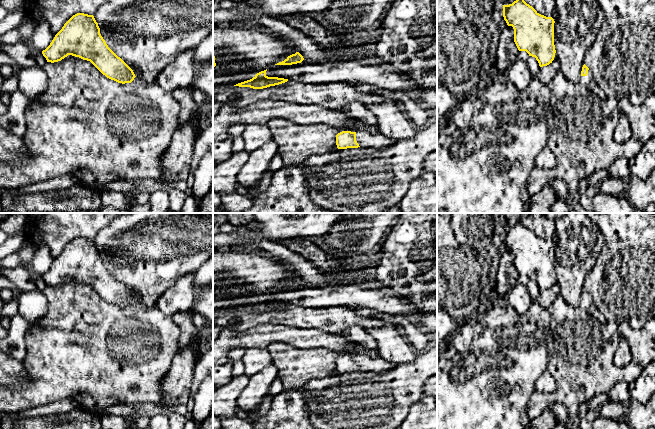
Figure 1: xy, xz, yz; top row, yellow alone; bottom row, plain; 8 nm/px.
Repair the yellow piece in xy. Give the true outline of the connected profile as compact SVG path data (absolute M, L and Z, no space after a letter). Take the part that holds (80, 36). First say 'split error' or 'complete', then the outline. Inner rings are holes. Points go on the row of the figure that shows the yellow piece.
split error | M84 13L73 15L55 35L50 45L42 51L42 54L47 62L51 63L61 61L68 55L90 61L103 75L118 83L149 84L137 78L133 70L108 47L93 15Z

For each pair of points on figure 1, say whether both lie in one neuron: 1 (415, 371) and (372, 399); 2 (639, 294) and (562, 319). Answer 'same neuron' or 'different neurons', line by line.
1: same neuron
2: different neurons

